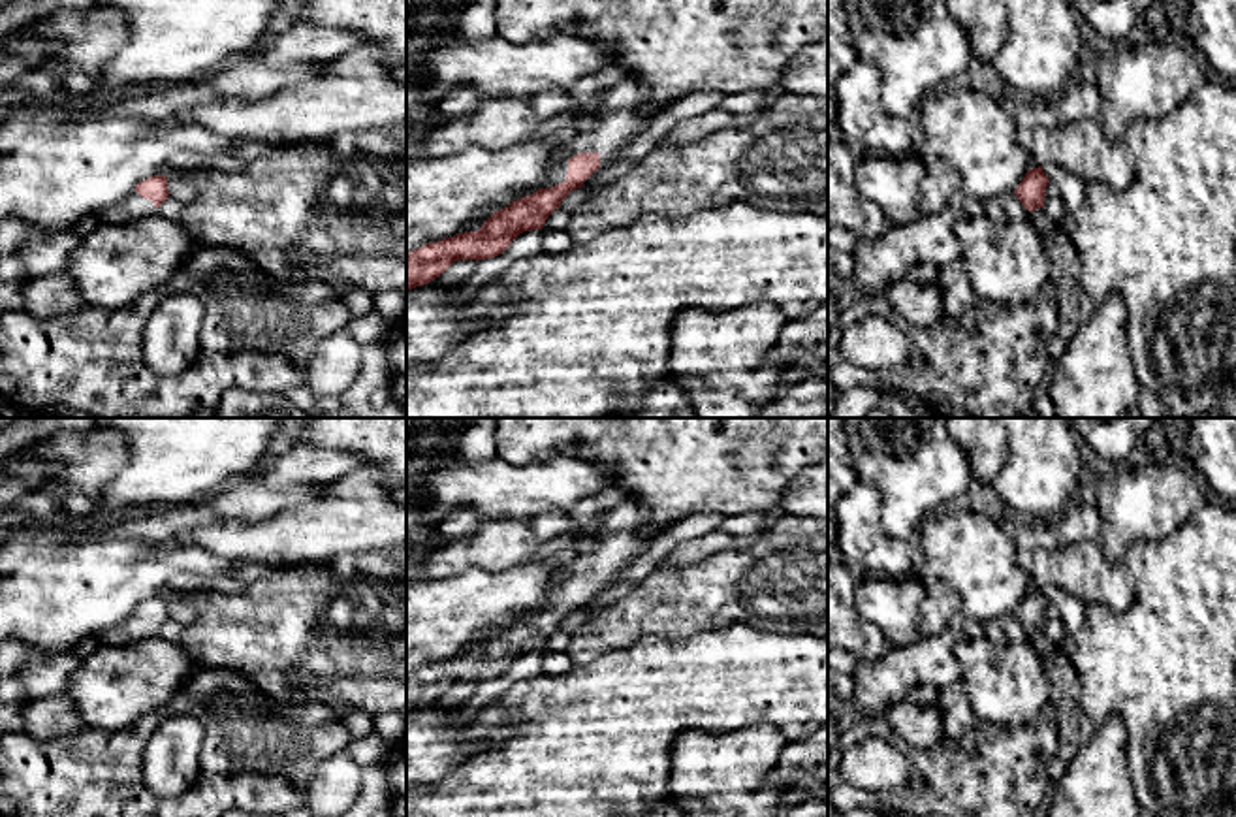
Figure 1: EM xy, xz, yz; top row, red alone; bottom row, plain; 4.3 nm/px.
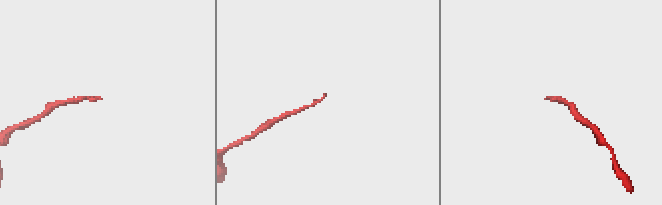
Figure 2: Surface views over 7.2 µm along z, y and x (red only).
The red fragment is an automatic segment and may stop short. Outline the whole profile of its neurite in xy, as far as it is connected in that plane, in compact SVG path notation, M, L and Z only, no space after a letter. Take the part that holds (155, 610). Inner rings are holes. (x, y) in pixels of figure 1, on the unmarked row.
M152 597L135 606L135 610L119 625L96 633L102 644L122 646L141 638L156 636L158 629L169 619L166 597Z

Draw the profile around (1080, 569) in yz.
M1093 540L1020 552L1020 565L1040 587L1055 585L1085 604L1125 612L1134 602L1134 574L1123 561L1110 563Z

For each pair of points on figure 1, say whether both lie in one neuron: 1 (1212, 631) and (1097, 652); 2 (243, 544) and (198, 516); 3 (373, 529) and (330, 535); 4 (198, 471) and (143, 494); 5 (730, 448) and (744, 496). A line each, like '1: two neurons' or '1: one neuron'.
1: one neuron
2: two neurons
3: one neuron
4: one neuron
5: one neuron

